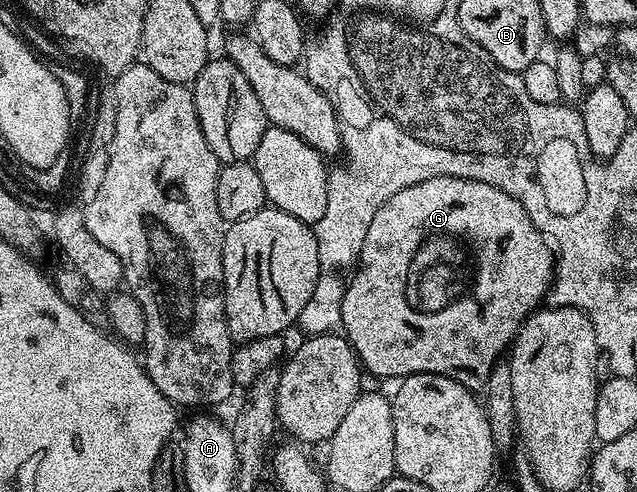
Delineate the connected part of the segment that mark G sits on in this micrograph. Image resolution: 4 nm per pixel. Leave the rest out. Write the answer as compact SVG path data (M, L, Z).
M444 174L433 180L421 180L421 184L401 188L397 196L389 196L389 200L385 200L385 204L377 208L377 216L373 216L373 224L369 224L369 233L366 234L365 244L361 248L359 265L350 275L345 300L341 304L341 330L351 343L362 369L368 374L376 374L381 380L402 380L410 374L440 374L464 384L482 383L496 361L504 357L509 343L515 339L531 311L540 309L541 303L548 297L551 283L555 280L556 265L557 254L552 243L535 227L533 220L529 220L525 208L521 208L521 204L501 188Z

